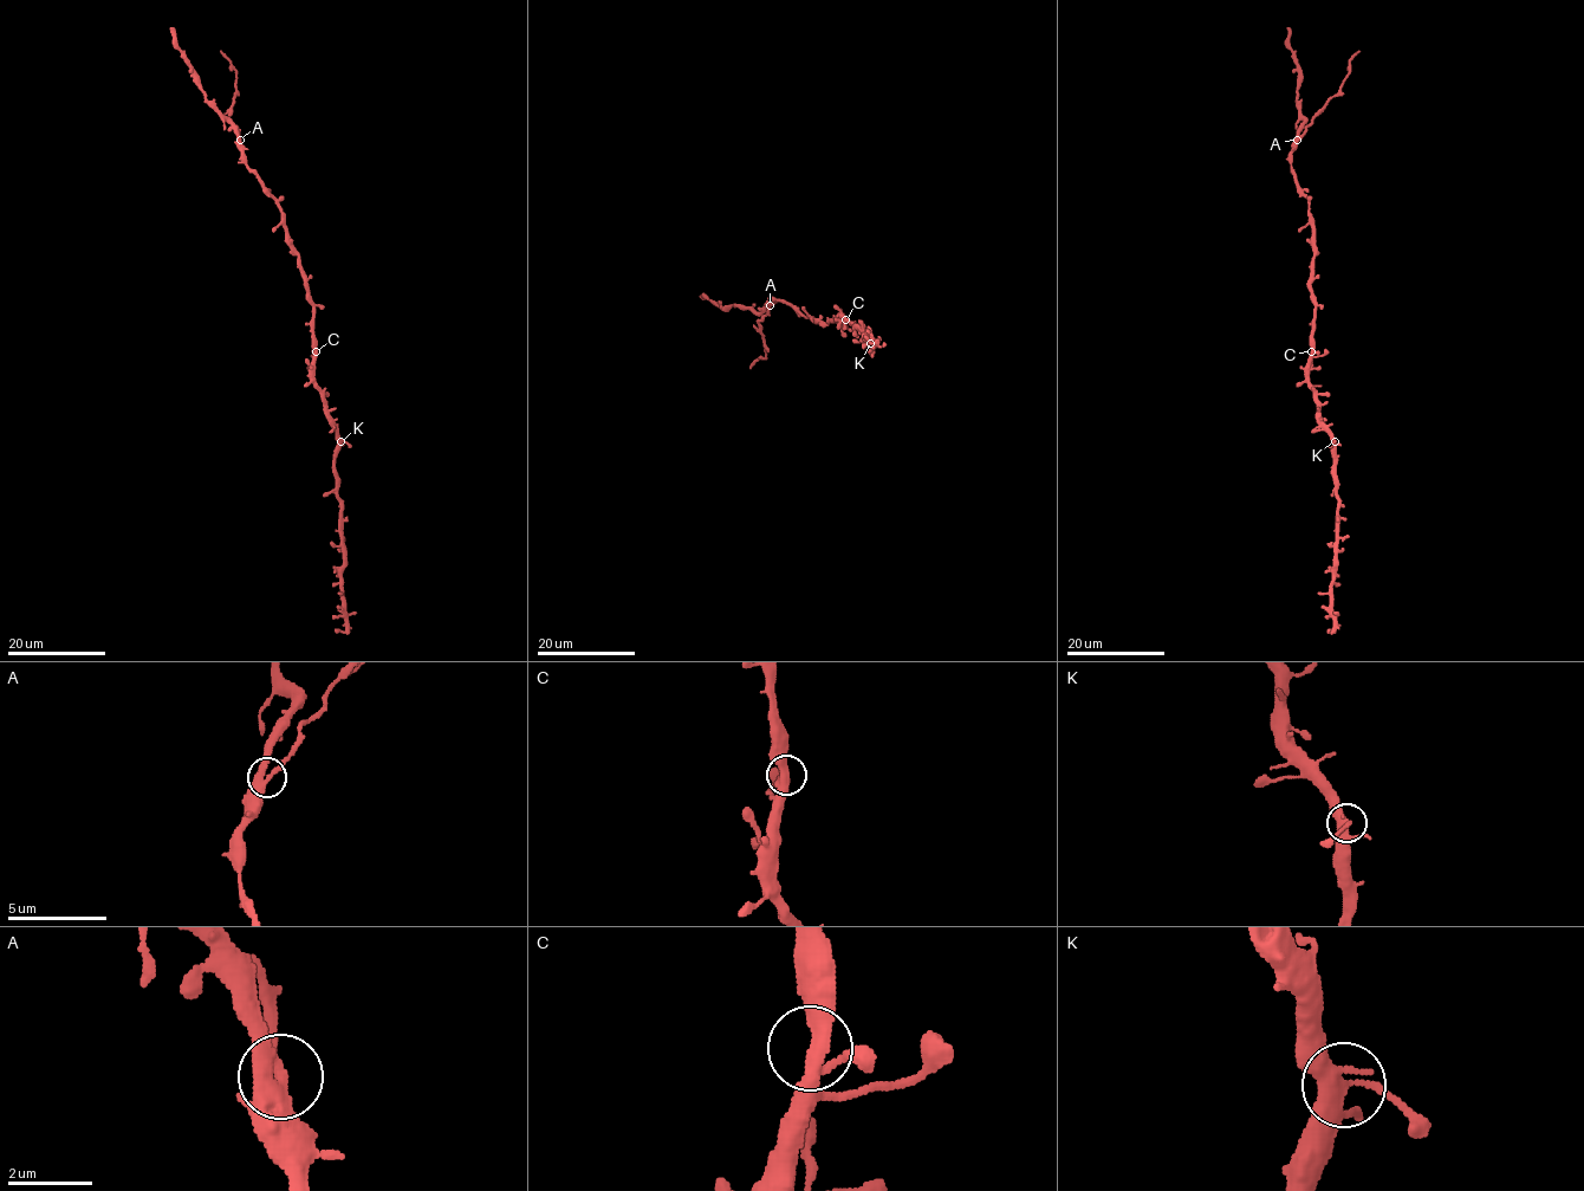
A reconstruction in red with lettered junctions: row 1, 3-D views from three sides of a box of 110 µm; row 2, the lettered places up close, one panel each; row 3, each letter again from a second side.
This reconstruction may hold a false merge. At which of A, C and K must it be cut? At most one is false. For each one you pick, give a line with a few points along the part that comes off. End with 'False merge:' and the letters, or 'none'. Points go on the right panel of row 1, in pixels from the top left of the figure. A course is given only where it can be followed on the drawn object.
A: foreign part runs (1298, 140), (1312, 118), (1338, 92), (1349, 60), (1359, 50)
False merge: A

